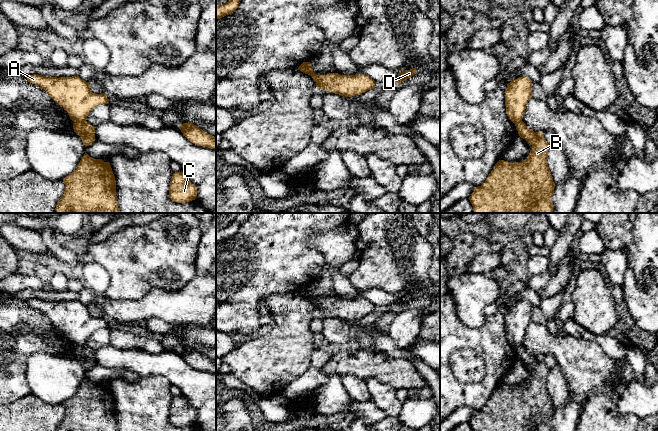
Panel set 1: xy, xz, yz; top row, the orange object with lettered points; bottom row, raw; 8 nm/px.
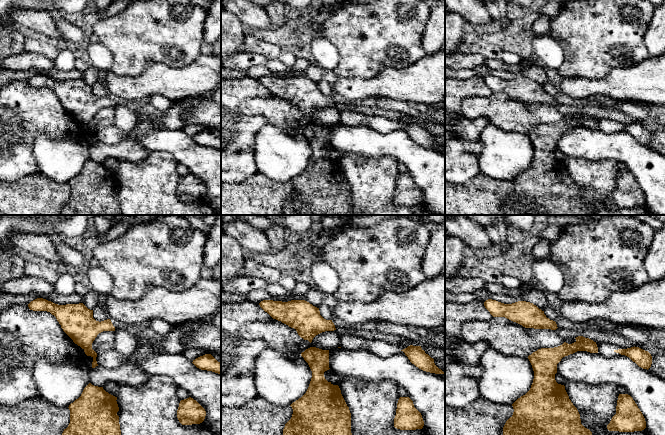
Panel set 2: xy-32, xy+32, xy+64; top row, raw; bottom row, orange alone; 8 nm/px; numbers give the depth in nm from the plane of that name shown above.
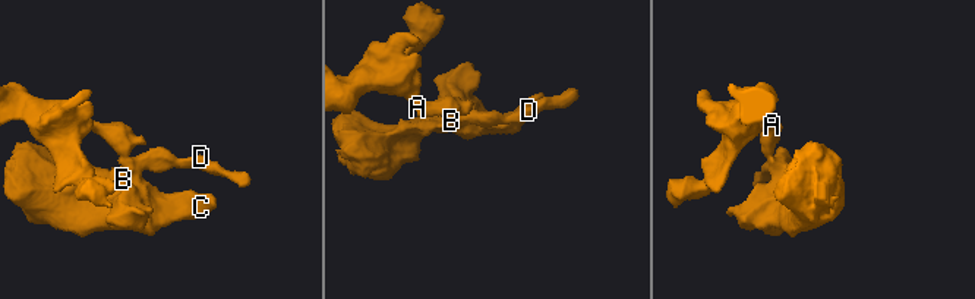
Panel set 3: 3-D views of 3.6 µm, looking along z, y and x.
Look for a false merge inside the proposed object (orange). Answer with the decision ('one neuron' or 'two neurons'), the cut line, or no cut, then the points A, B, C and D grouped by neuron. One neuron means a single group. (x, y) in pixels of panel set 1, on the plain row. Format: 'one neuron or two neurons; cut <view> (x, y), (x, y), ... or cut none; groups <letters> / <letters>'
two neurons; cut xy (85, 344), (74, 346); groups A / B C D

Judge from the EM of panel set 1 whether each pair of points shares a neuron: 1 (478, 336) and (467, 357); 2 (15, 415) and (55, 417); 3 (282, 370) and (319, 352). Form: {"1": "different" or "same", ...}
{"1": "different", "2": "same", "3": "different"}

